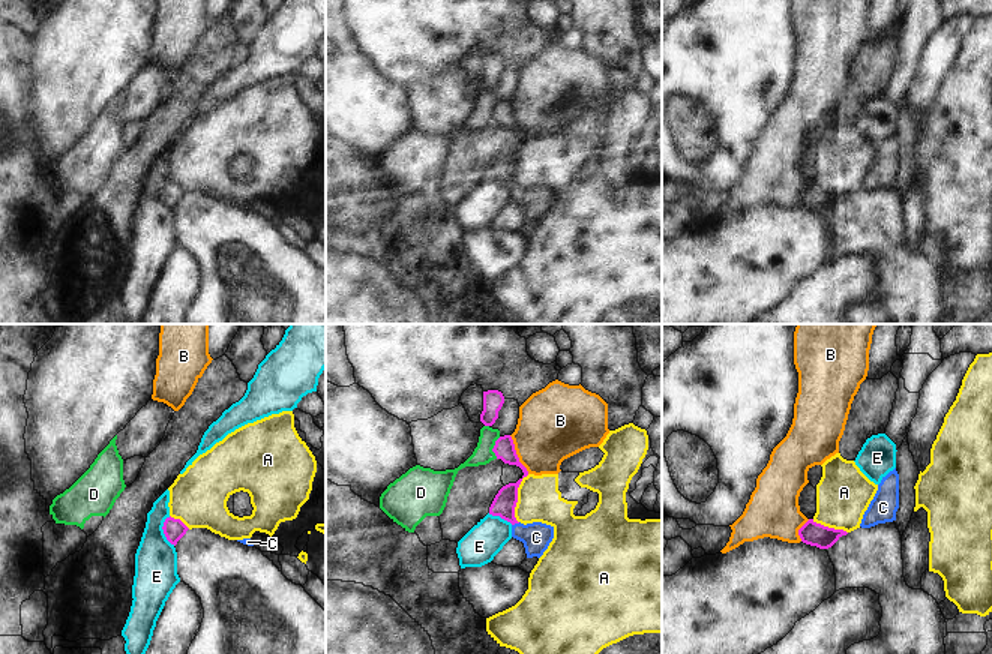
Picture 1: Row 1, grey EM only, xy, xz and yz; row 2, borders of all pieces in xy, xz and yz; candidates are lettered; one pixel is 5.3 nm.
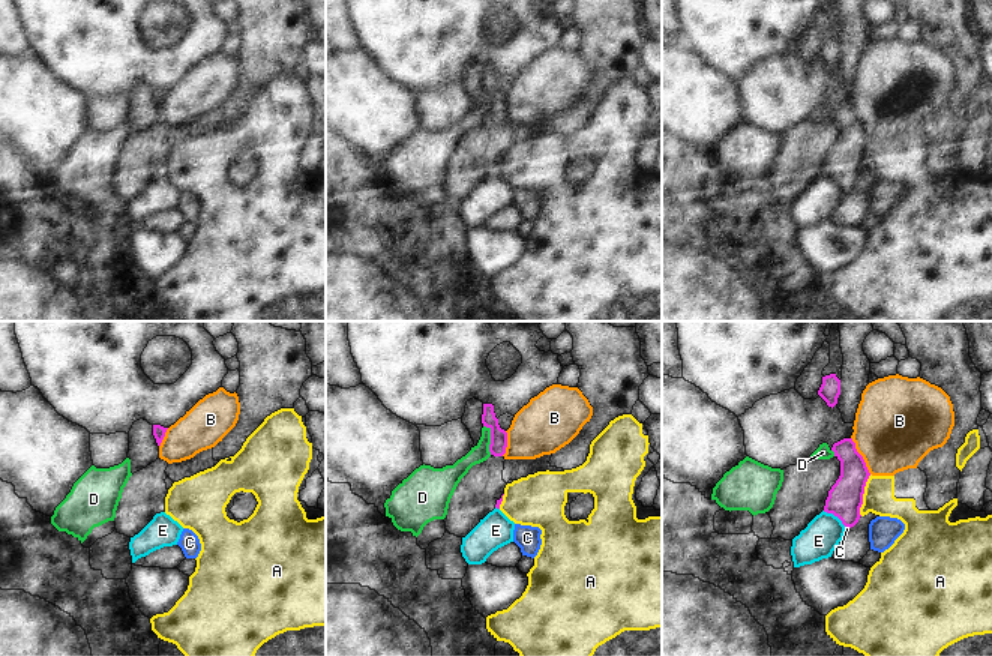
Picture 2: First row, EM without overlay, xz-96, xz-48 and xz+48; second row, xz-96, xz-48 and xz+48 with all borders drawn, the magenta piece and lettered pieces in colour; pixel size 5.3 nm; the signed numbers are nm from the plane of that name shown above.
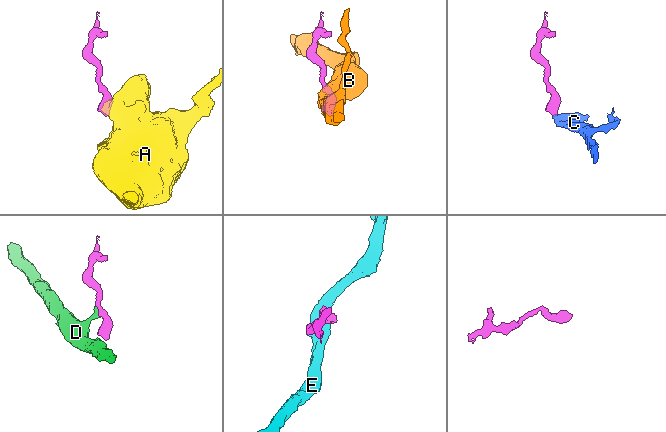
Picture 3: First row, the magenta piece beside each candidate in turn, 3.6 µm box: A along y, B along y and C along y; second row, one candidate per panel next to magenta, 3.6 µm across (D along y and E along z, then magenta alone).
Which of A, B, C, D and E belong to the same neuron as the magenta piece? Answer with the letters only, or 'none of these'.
C

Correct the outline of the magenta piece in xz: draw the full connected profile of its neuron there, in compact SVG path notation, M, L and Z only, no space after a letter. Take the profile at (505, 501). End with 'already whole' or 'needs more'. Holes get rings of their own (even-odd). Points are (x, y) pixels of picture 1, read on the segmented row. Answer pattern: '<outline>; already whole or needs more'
M522 478L516 483L509 483L498 490L489 507L489 514L500 516L512 524L512 537L524 543L527 558L540 558L554 538L554 526L542 522L524 525L516 520L515 507L521 482Z; needs more

